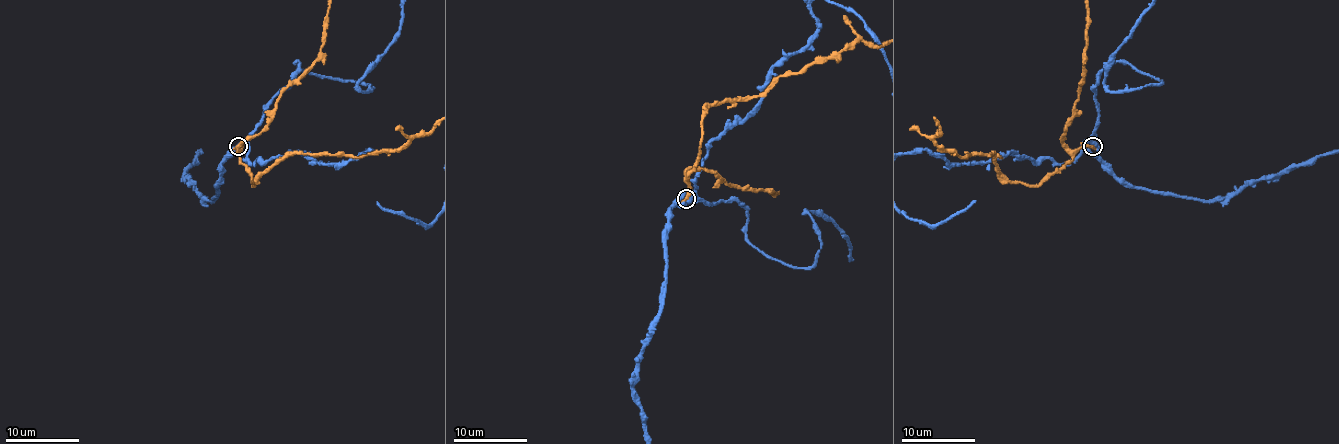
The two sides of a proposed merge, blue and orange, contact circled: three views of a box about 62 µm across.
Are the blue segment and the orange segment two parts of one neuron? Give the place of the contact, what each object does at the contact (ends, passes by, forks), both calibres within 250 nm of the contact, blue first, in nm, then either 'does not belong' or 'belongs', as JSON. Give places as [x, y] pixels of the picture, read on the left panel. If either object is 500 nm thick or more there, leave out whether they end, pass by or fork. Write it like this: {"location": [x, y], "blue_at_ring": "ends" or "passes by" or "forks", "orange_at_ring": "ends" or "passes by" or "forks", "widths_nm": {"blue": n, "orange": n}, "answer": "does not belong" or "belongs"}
{"location": [238, 146], "blue_at_ring": "passes by", "orange_at_ring": "ends", "widths_nm": {"blue": 360, "orange": 360}, "answer": "does not belong"}

